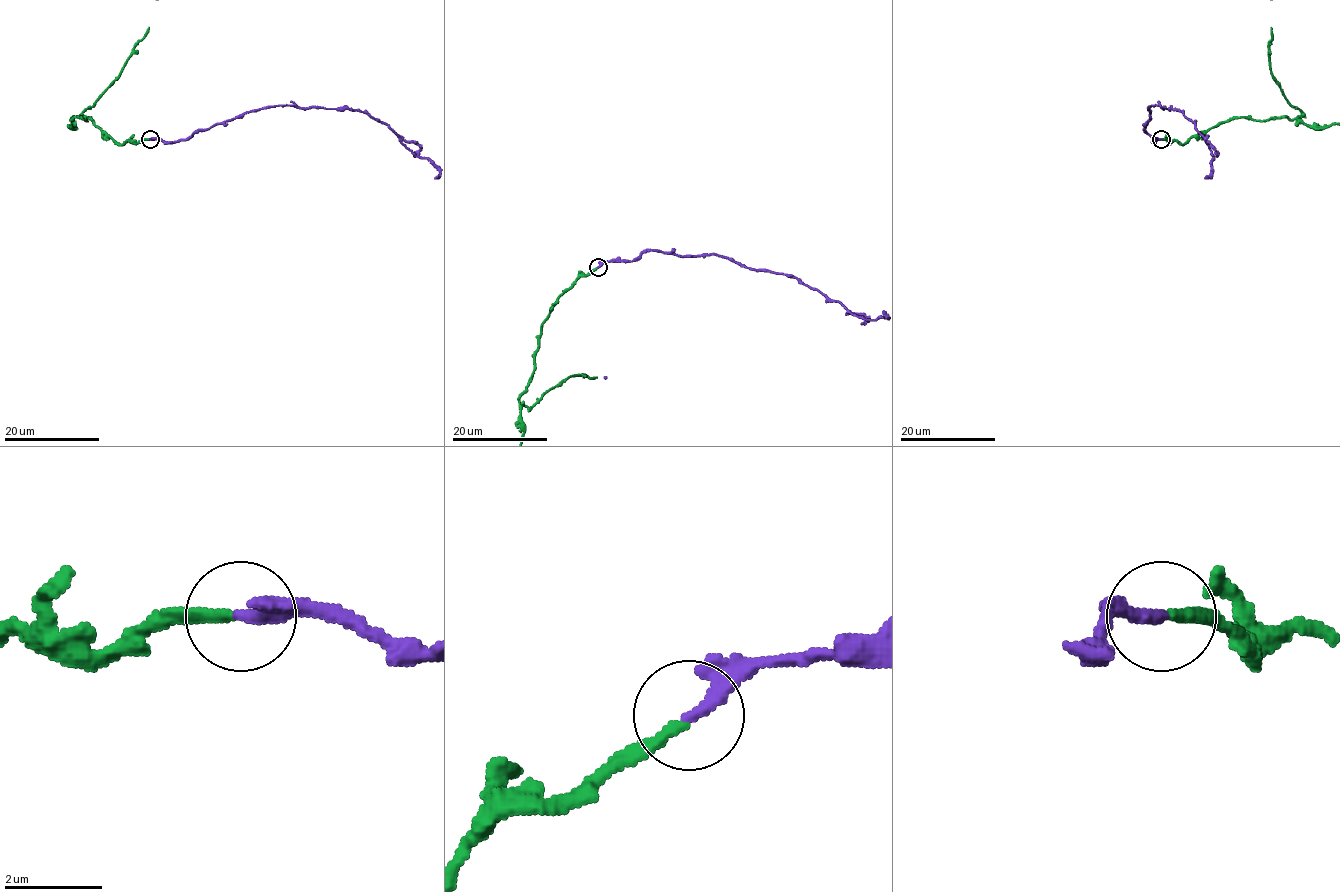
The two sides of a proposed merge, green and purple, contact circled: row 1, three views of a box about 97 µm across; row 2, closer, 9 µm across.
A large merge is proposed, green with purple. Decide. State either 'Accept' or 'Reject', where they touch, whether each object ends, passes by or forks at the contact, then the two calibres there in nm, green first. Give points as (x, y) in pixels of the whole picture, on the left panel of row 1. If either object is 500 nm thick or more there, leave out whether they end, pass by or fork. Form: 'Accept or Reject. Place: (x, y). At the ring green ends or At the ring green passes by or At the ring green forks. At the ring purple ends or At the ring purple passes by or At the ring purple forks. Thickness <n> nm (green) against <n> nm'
Accept. Place: (150, 139). At the ring green ends. At the ring purple ends. Thickness 200 nm (green) against 260 nm

